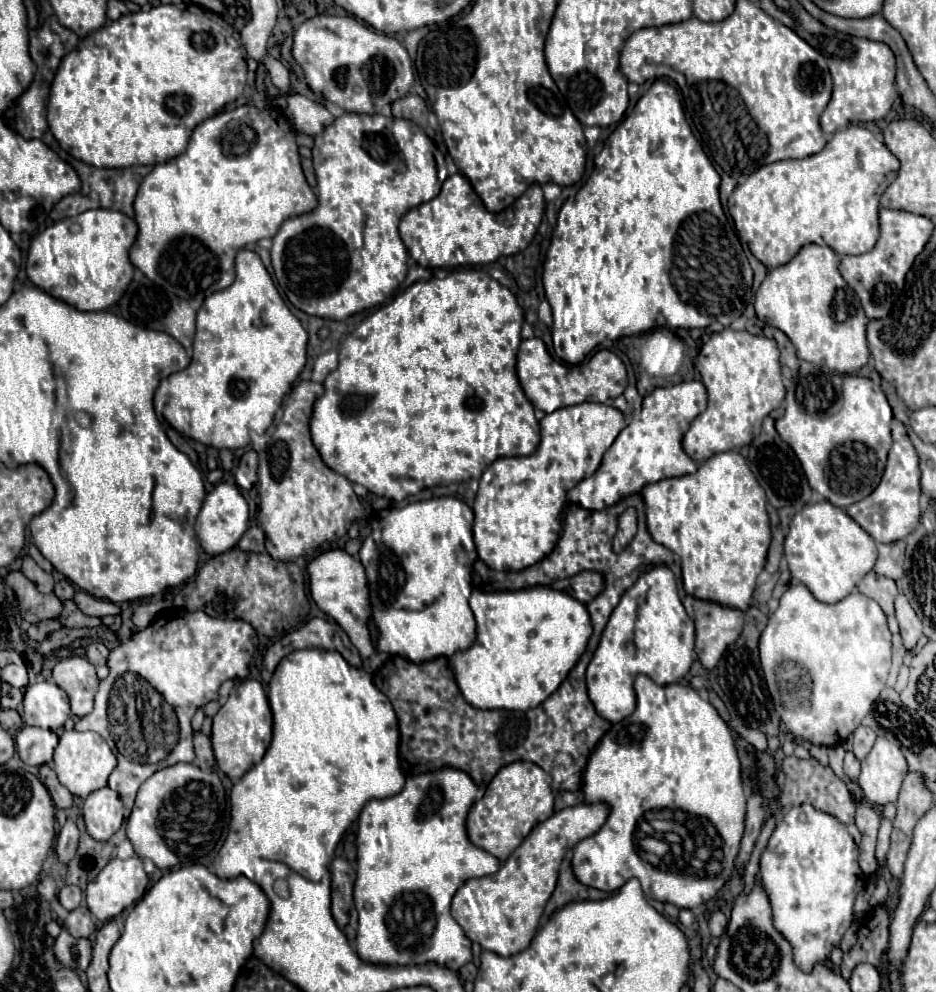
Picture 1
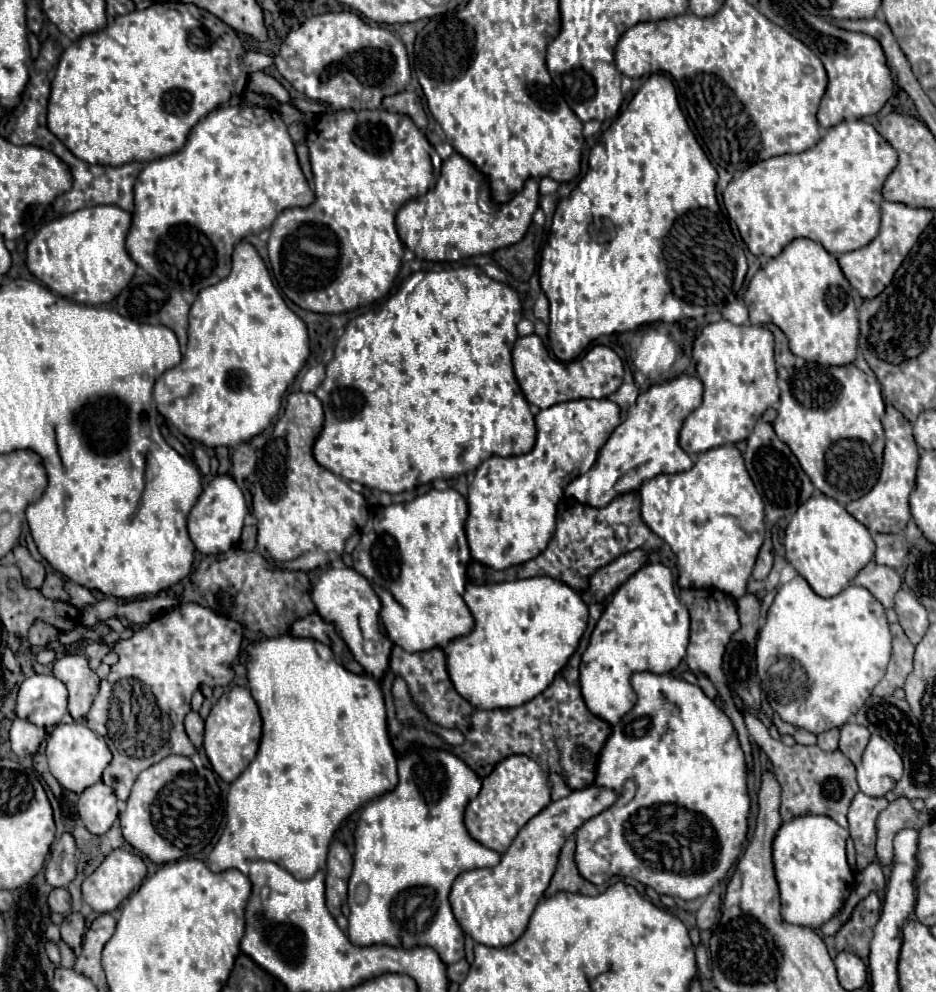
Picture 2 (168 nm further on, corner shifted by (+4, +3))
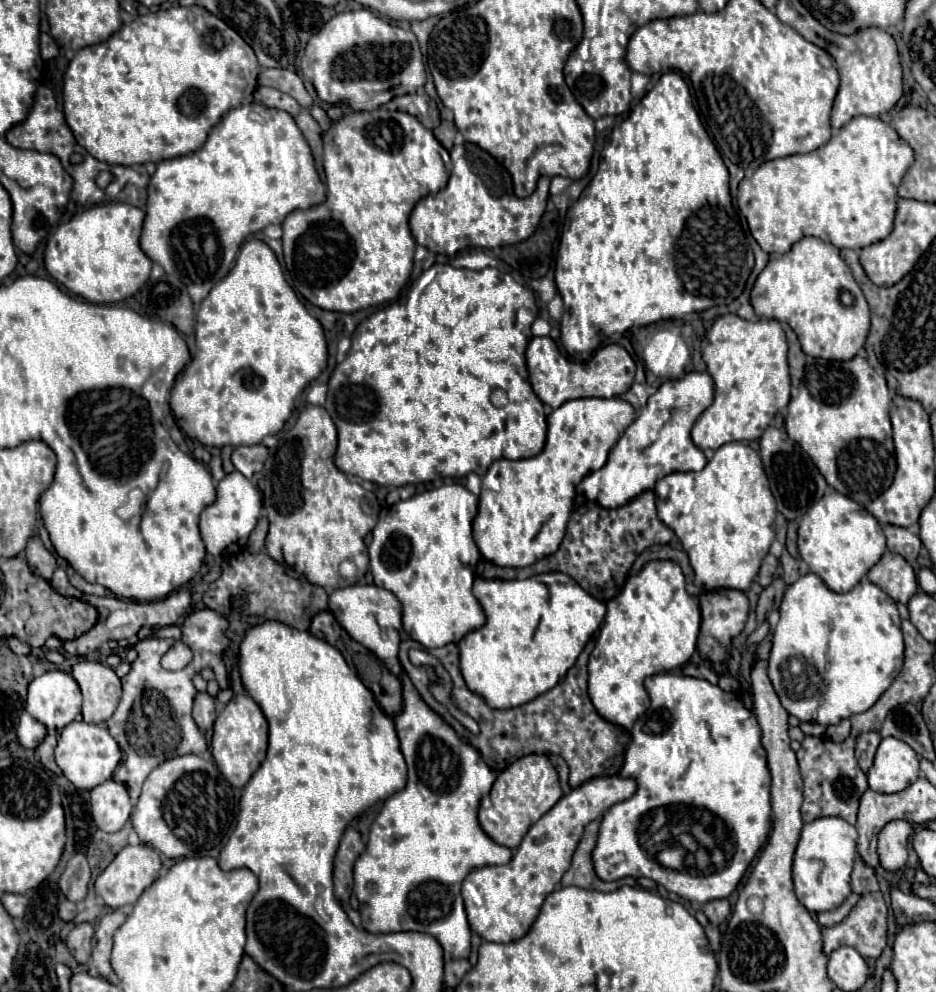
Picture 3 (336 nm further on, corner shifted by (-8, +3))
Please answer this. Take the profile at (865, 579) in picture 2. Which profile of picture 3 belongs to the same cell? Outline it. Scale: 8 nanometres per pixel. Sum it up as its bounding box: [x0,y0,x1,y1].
[868,552,918,604]

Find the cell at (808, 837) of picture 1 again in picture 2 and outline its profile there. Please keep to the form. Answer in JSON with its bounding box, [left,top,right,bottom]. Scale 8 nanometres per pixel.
[774,816,854,930]

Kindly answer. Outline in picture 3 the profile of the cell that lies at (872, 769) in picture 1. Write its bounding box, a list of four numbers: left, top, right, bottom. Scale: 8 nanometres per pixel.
[868,738,918,792]

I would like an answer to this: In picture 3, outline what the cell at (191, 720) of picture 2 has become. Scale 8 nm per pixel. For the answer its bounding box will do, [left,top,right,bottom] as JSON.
[194,692,216,732]

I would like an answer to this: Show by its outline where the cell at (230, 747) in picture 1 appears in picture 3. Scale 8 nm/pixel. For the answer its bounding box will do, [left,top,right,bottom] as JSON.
[212,694,268,788]

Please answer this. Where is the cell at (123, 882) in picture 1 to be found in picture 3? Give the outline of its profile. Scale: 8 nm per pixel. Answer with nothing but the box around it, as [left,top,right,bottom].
[94,844,160,908]

